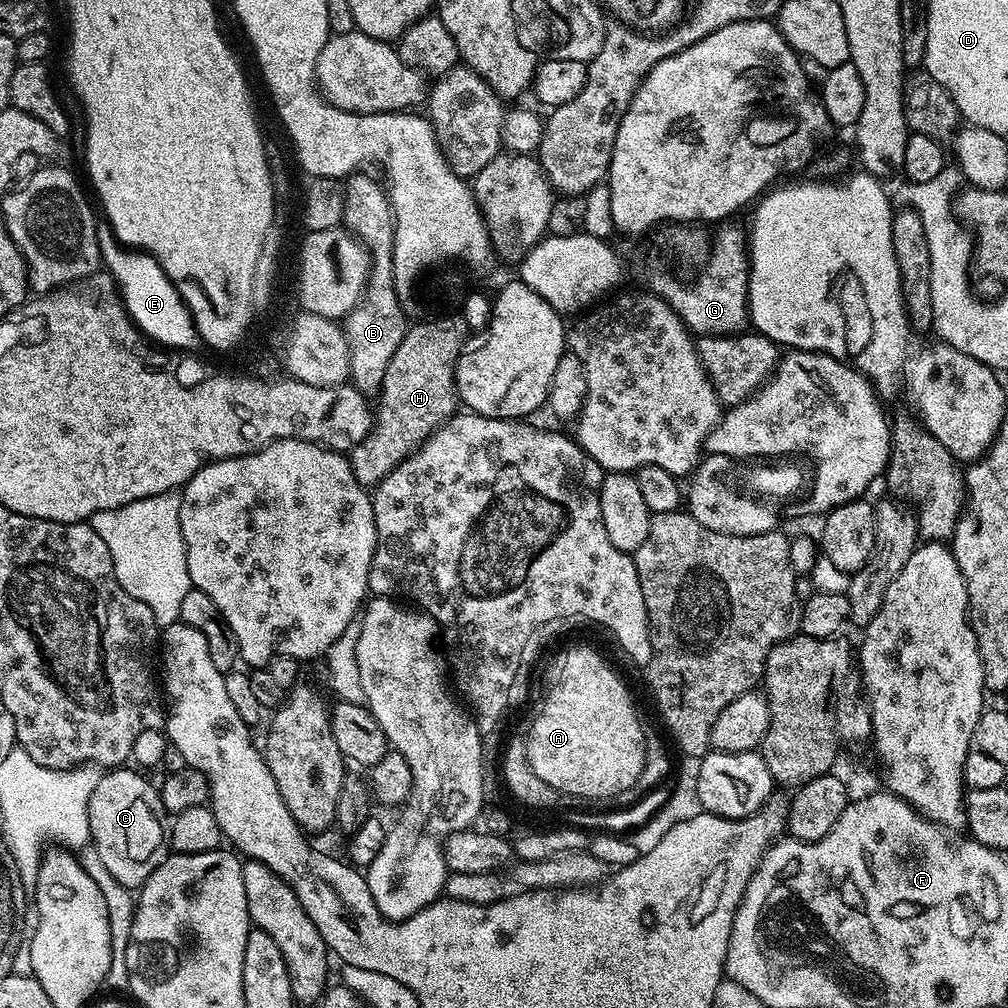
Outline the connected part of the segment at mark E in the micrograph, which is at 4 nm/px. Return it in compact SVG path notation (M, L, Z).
M106 220L97 223L96 233L101 263L116 280L128 314L135 321L136 327L161 347L188 354L199 351L198 348L203 345L203 340L197 332L192 315L189 314L180 292L174 287L157 260L147 252L121 246Z

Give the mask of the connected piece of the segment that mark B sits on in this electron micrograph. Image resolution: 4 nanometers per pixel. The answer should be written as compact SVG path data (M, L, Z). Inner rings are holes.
M353 174L344 184L344 223L365 248L370 257L368 287L356 309L343 321L344 335L348 337L348 353L352 366L350 380L359 392L379 393L384 383L384 372L390 366L399 346L408 331L409 321L404 321L405 305L400 300L394 286L394 266L392 248L394 247L395 223L392 219L392 203L388 200L385 185L372 176Z

